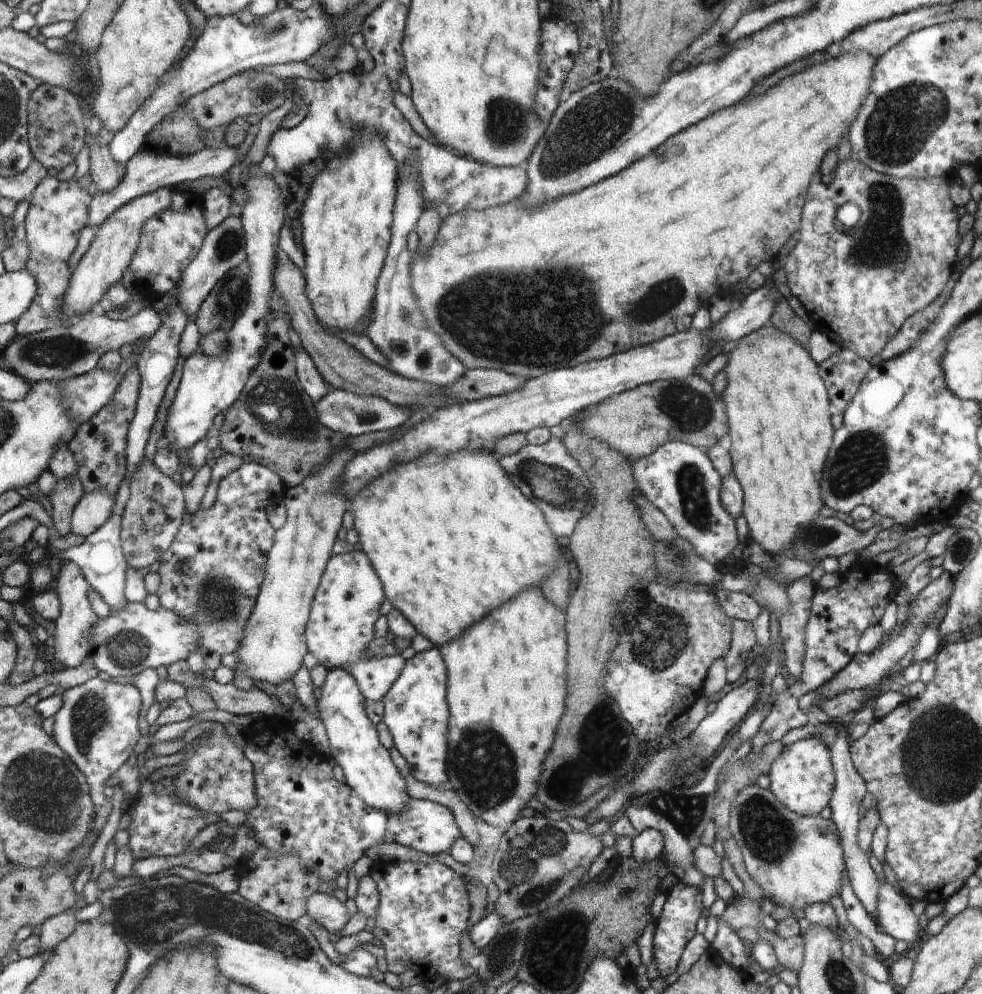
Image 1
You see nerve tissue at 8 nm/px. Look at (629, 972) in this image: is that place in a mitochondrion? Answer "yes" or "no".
no

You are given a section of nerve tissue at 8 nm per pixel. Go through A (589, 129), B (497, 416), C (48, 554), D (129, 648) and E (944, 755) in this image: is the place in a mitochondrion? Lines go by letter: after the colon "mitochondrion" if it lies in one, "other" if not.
A: mitochondrion
B: other
C: other
D: mitochondrion
E: mitochondrion

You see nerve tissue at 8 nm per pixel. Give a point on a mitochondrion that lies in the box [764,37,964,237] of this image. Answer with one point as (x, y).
(902, 121)

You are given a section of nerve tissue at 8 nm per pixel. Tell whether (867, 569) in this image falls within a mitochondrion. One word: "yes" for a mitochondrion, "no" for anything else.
no

